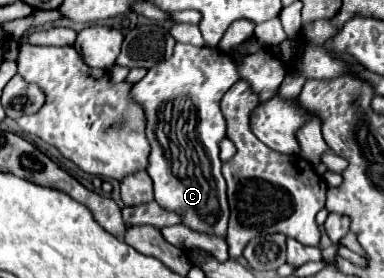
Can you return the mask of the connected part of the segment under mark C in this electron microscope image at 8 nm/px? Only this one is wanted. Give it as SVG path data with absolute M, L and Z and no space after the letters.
M274 18L256 28L268 28L268 34L260 34L260 38L268 38L268 42L242 62L234 62L234 58L220 48L176 44L170 60L150 68L148 74L130 88L134 102L138 102L146 114L146 138L152 146L146 170L154 182L158 204L166 210L178 212L182 224L204 234L226 236L230 218L226 182L220 172L220 142L226 138L226 118L220 110L222 96L234 86L234 82L246 80L258 98L268 102L278 94L288 72L286 64L268 50L272 44L284 40L280 20Z

